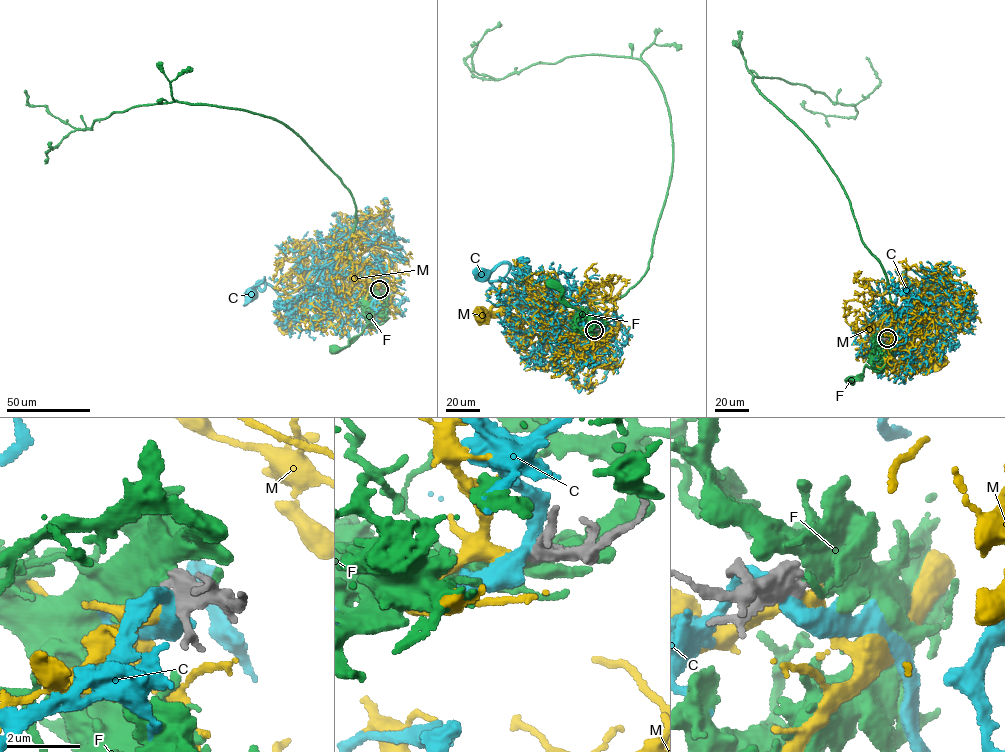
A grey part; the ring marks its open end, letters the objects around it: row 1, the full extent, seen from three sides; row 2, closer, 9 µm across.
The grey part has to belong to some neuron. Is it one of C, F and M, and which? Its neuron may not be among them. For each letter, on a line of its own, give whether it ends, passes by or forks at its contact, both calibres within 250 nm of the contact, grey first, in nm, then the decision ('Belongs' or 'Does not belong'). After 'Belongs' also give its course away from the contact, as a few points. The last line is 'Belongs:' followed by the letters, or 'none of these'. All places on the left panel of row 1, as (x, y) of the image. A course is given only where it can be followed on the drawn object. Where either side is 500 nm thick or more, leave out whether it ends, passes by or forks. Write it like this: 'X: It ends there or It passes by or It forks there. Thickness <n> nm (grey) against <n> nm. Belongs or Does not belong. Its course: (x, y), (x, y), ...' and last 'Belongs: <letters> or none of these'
C: It passes by. Thickness 440 nm (grey) against 400 nm. Does not belong
F: Thickness 440 nm (grey) against 550 nm. Belongs. Its course: (380, 289), (376, 291), (378, 306), (386, 320), (373, 327), (366, 325), (348, 345), (334, 350)
M: It passes by. Thickness 400 nm (grey) against 320 nm. Does not belong
Belongs: F

